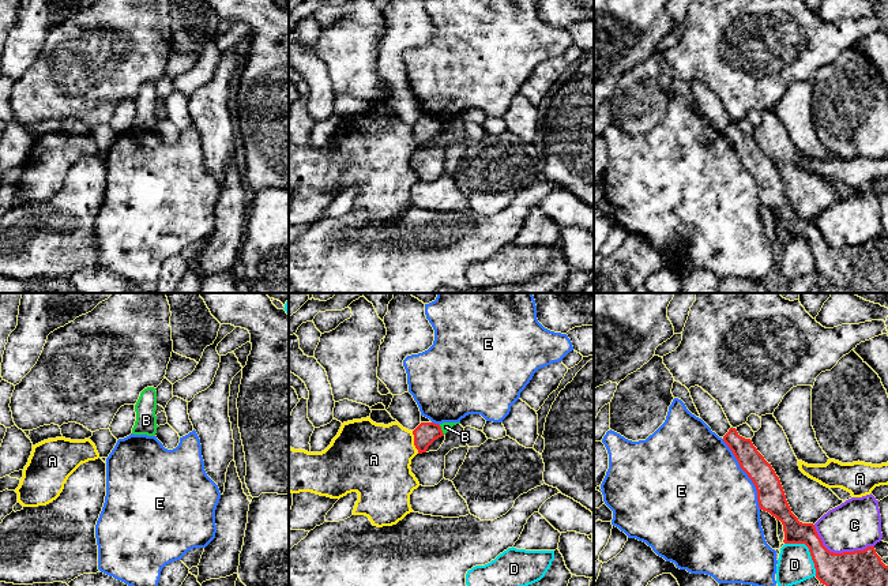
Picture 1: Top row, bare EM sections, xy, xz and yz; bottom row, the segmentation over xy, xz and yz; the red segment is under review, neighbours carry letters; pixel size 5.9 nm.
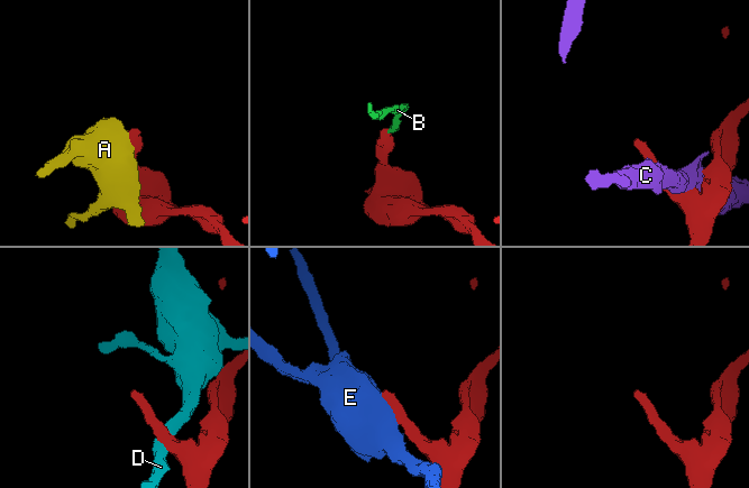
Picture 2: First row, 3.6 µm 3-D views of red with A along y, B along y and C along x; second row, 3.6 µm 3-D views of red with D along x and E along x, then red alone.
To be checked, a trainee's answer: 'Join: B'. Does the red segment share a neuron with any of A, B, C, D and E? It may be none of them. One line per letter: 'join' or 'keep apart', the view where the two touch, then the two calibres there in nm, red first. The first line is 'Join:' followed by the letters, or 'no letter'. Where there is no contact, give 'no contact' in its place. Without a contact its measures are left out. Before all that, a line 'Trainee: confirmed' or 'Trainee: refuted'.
Trainee: refuted
Join: no letter
A: keep apart; meets red in xz; 140 nm thick on the red side, 400 nm on the other
B: keep apart; meets red in xz; 140 nm thick on the red side, 60 nm on the other
C: keep apart; meets red in yz; 200 nm thick on the red side, 300 nm on the other
D: keep apart; meets red in yz; 200 nm thick on the red side, 200 nm on the other
E: keep apart; meets red in yz; 170 nm thick on the red side, 500 nm on the other

